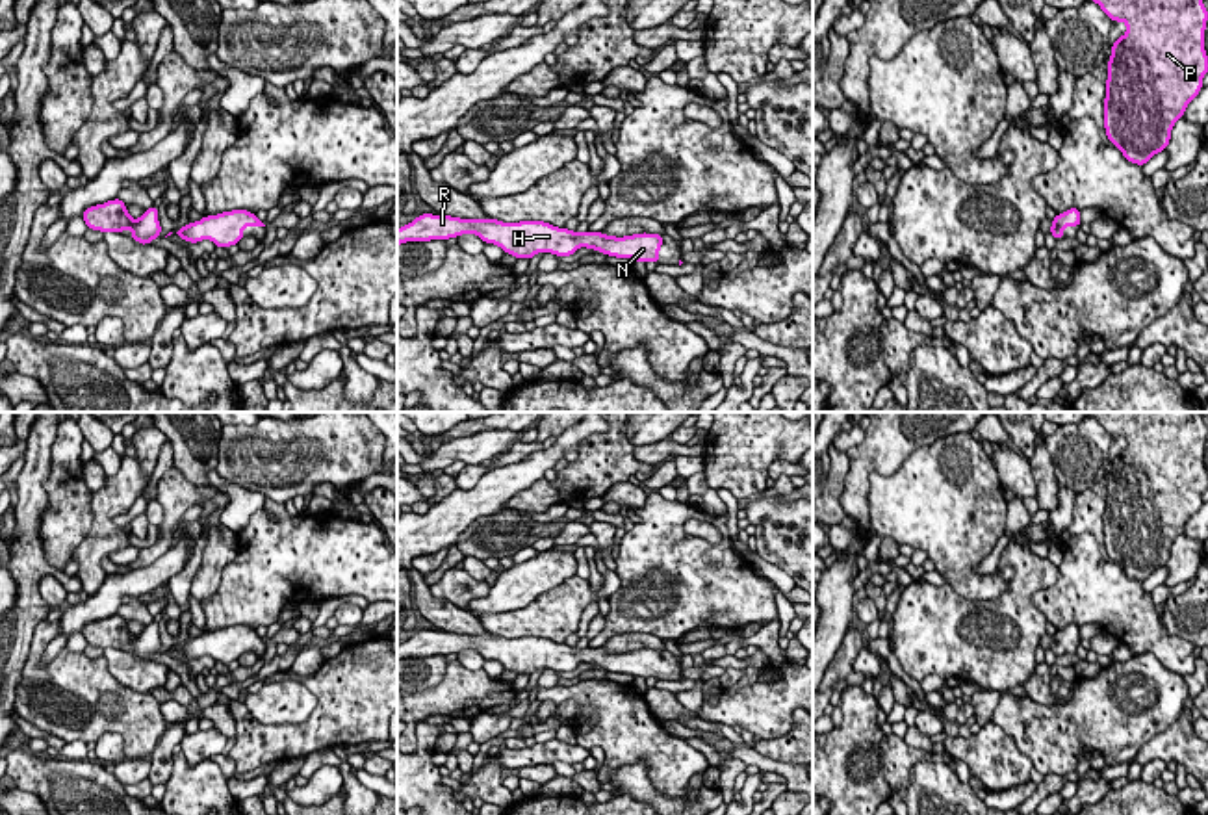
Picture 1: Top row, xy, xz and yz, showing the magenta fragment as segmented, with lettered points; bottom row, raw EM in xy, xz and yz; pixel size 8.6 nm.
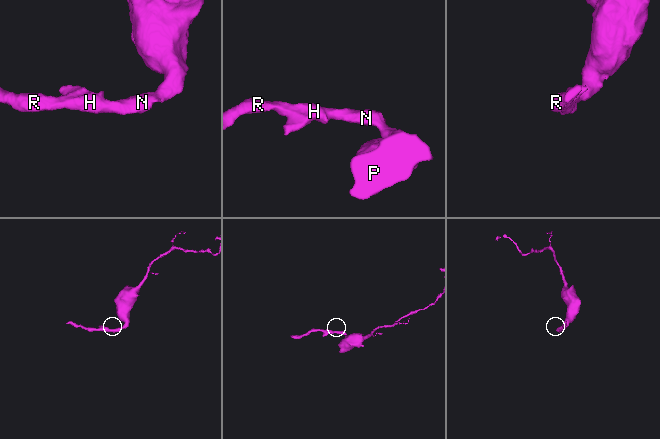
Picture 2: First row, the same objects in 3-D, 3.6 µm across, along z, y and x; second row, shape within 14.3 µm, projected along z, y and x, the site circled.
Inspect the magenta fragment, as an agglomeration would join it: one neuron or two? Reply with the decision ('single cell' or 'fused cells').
single cell

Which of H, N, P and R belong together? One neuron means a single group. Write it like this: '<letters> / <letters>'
H N P R

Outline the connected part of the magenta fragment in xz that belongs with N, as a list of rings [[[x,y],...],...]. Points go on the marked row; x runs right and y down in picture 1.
[[[421,213],[412,223],[397,228],[397,245],[406,241],[449,239],[475,234],[486,245],[494,243],[518,260],[531,260],[538,252],[572,256],[579,247],[599,251],[607,256],[659,264],[661,234],[607,236],[603,232],[573,232],[544,221],[503,223],[497,219],[460,219],[451,215]]]

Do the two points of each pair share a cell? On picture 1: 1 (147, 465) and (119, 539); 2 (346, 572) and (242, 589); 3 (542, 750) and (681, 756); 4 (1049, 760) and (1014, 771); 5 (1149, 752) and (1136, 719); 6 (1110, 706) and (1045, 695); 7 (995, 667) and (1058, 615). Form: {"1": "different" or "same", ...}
{"1": "same", "2": "same", "3": "different", "4": "different", "5": "different", "6": "different", "7": "different"}

